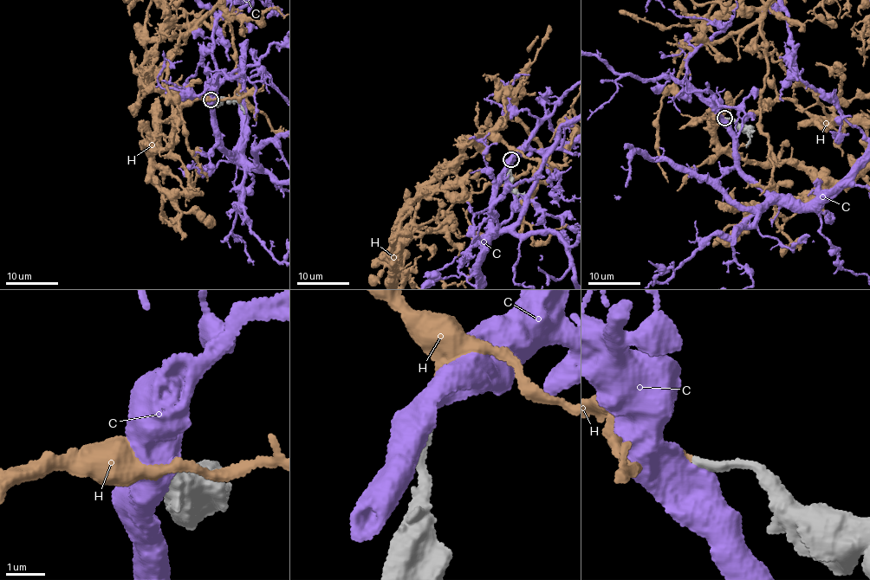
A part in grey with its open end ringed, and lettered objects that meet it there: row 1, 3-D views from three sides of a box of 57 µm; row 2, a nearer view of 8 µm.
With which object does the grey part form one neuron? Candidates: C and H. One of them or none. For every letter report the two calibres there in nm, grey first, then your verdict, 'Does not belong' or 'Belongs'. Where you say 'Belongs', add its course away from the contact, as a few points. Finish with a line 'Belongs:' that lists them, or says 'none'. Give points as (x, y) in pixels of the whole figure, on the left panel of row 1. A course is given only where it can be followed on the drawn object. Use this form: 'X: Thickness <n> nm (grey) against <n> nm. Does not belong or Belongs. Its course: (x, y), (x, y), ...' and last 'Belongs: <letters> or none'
C: Thickness 280 nm (grey) against 750 nm. Does not belong
H: Thickness 240 nm (grey) against 180 nm. Belongs
Belongs: H

